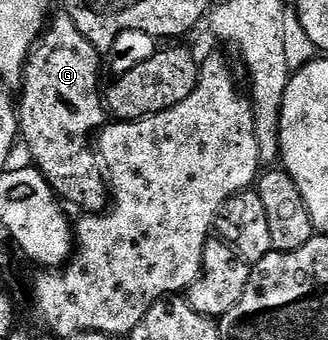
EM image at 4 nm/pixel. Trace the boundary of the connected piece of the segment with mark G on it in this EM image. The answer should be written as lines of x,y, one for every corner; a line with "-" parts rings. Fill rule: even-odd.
57,16
31,49
23,72
23,100
21,96
17,104
21,136
24,141
27,139
27,148
35,159
34,167
64,201
103,206
109,200
109,180
93,147
93,137
109,120
101,88
99,92
101,52
77,30
70,16

